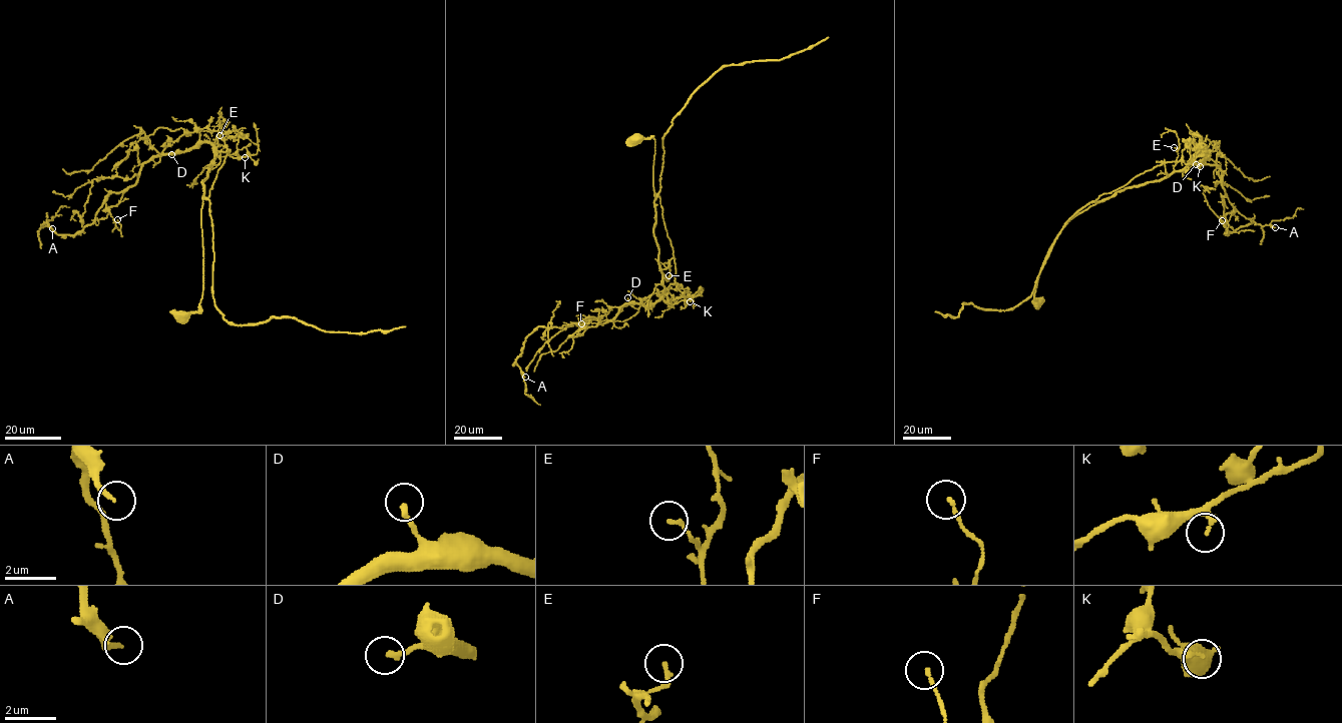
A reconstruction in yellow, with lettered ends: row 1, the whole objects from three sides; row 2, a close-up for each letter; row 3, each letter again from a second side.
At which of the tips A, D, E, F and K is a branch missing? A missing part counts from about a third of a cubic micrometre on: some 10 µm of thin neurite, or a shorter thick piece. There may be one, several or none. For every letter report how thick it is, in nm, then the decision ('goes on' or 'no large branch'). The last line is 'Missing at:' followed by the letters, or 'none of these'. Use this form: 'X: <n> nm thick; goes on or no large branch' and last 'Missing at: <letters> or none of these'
A: 200 nm thick; goes on
D: 220 nm thick; goes on
E: 150 nm thick; no large branch
F: 150 nm thick; no large branch
K: 140 nm thick; no large branch
Missing at: A, D

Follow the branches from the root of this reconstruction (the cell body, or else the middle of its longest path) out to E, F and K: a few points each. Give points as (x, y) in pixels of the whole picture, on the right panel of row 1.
E: (1037, 302), (1034, 292), (1040, 267), (1063, 226), (1117, 192), (1166, 178), (1176, 165), (1174, 147)
F: (1037, 302), (1042, 264), (1073, 217), (1169, 176), (1198, 153), (1222, 172), (1235, 207), (1227, 229), (1222, 220)
K: (1037, 302), (1034, 292), (1042, 264), (1073, 217), (1099, 195), (1164, 163), (1187, 164), (1195, 158), (1200, 166)

